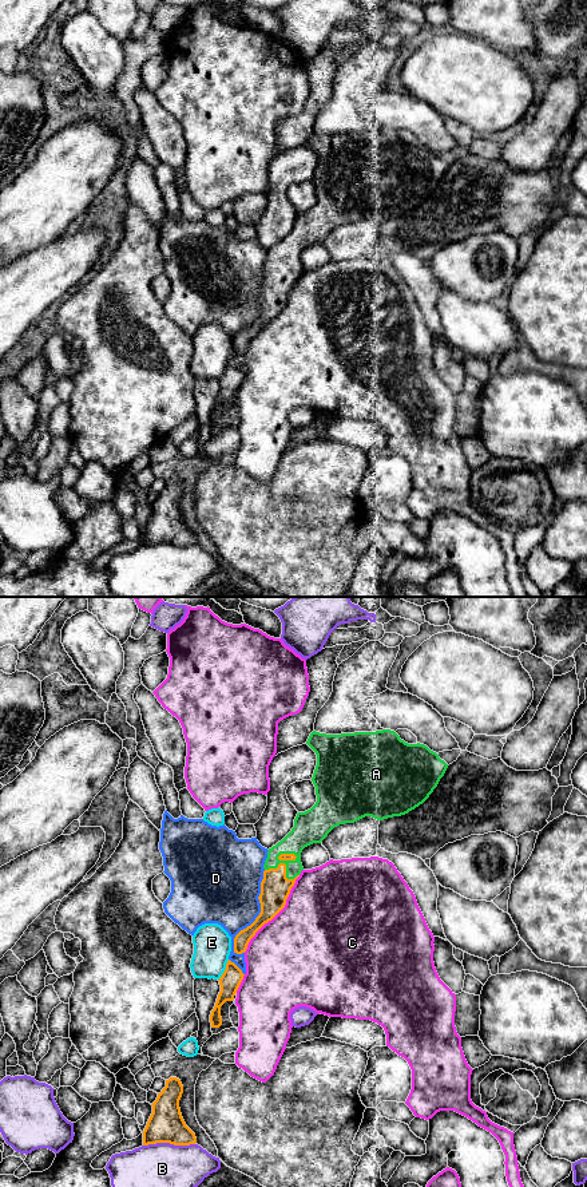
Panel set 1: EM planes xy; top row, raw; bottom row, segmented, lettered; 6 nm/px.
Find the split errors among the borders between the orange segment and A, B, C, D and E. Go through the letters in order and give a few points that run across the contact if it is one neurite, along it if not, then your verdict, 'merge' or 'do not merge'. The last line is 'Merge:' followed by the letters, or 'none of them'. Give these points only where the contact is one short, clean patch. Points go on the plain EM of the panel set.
A: line xy (276, 288), (281, 264), (278, 257), (306, 232); merge
B: do not merge
C: do not merge
D: do not merge
E: do not merge
Merge: A

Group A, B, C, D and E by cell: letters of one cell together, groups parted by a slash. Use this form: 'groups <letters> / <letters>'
groups A / B / C / D / E

